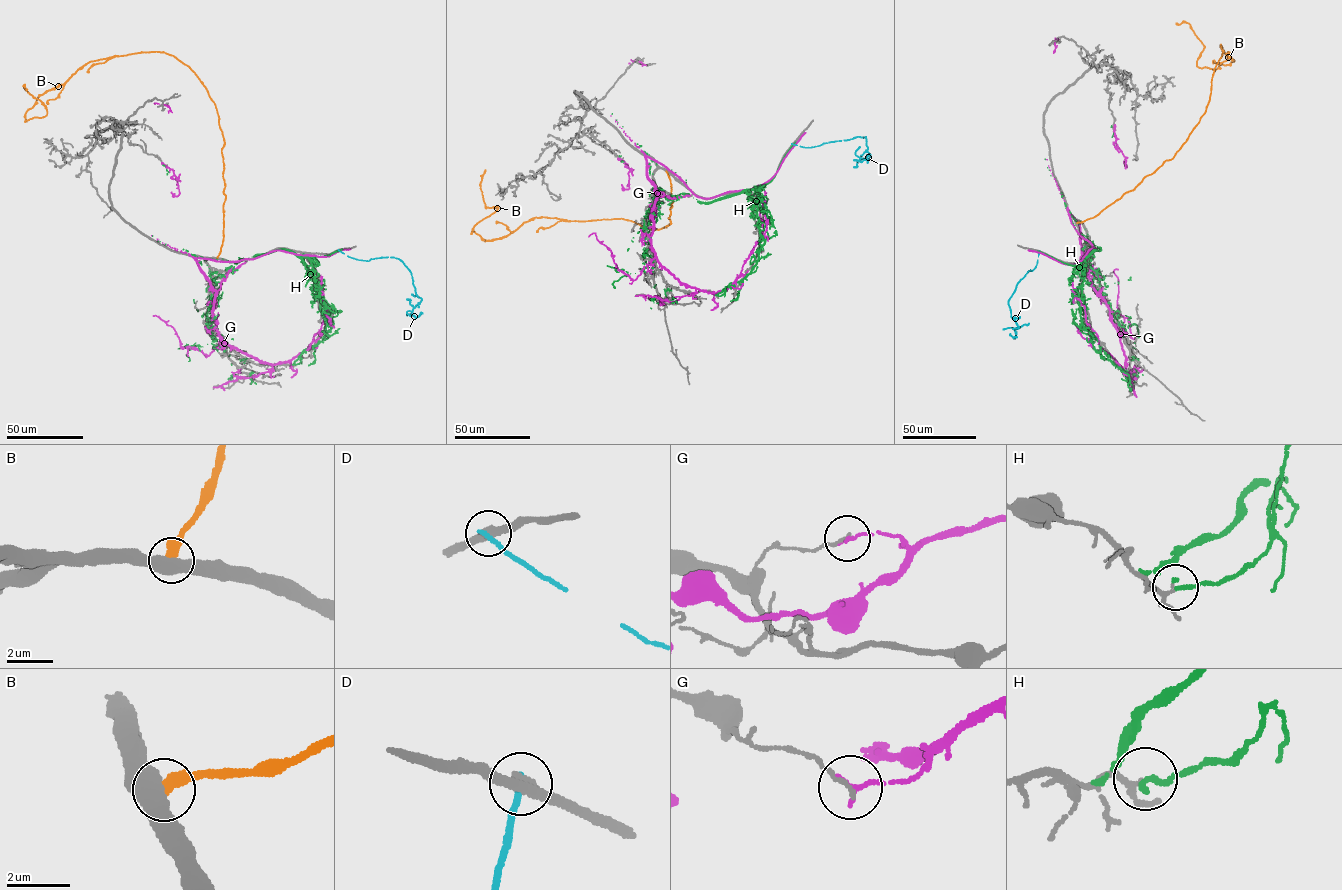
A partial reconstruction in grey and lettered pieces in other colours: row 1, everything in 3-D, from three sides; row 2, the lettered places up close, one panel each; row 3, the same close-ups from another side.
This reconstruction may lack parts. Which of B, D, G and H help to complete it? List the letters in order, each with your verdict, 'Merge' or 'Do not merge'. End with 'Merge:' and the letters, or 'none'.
B: Do not merge
D: Do not merge
G: Do not merge
H: Do not merge
Merge: none

